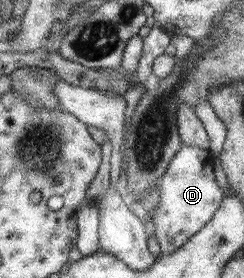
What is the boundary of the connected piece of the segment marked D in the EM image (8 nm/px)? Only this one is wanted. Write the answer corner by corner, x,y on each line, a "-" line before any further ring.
190,145
179,147
159,177
157,185
160,196
158,205
151,212
152,236
159,245
159,255
171,256
190,236
195,235
210,221
227,190
219,188
215,182
210,153
206,149

